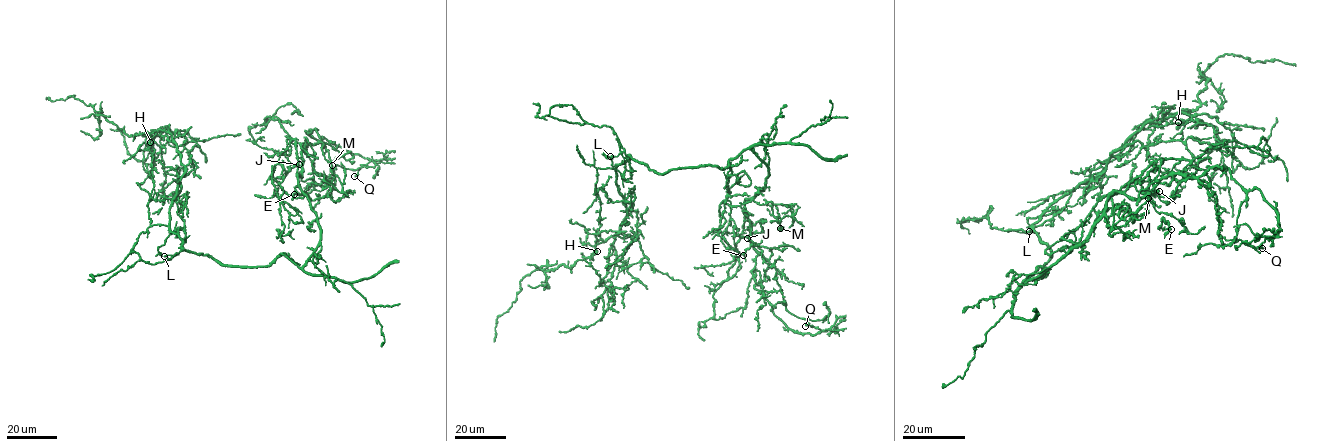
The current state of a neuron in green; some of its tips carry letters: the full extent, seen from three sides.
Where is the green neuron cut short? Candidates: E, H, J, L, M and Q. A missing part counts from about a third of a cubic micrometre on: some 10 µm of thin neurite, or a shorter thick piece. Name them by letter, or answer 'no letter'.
no letter

